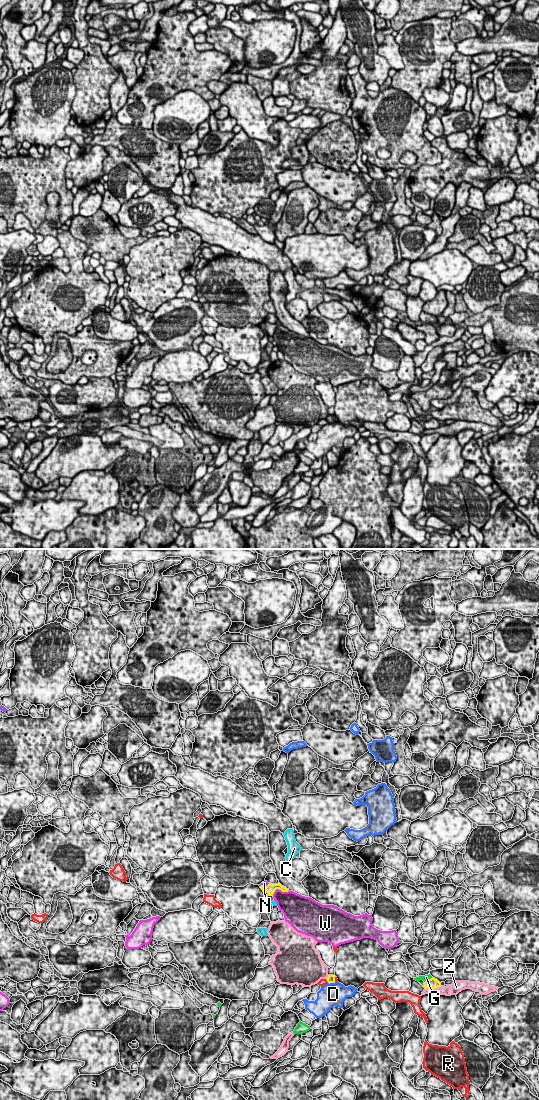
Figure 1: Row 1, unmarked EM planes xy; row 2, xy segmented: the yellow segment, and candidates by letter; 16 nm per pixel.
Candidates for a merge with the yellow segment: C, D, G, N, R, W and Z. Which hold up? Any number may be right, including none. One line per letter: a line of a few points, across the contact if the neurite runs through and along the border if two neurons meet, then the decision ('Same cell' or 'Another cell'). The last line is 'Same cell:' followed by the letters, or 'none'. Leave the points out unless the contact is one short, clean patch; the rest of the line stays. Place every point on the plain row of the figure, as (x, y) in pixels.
C: Line: xy (276, 328), (274, 330). Another cell
D: Line: xy (335, 422), (328, 423). Another cell
G: Another cell
N: Line: xy (270, 328), (264, 325), (265, 323). Same cell
R: Another cell
W: Another cell
Z: Another cell
Same cell: N

